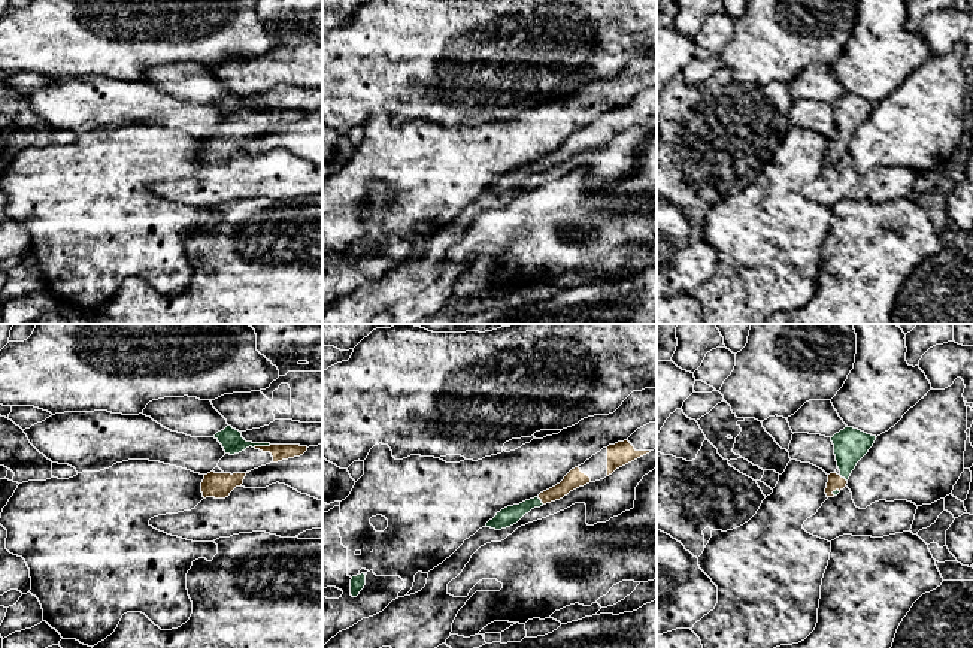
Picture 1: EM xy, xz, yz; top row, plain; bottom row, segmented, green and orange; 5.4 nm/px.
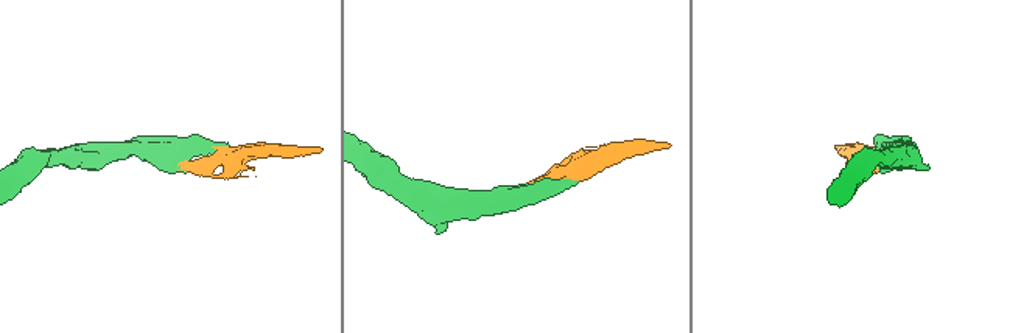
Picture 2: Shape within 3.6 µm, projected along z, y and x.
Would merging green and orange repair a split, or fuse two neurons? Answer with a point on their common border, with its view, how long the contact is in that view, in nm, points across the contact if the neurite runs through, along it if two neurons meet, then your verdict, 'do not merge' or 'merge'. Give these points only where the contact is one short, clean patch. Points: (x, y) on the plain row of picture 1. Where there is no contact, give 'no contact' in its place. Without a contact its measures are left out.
contact xy (261, 111); length 100 nm; merge

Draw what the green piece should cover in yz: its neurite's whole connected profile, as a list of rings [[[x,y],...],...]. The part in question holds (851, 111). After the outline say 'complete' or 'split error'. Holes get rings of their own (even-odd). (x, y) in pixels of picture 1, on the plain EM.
[[[848,91],[831,103],[840,139],[828,140],[827,163],[837,161],[846,152],[857,128],[869,118],[875,106],[876,102]]] | split error

